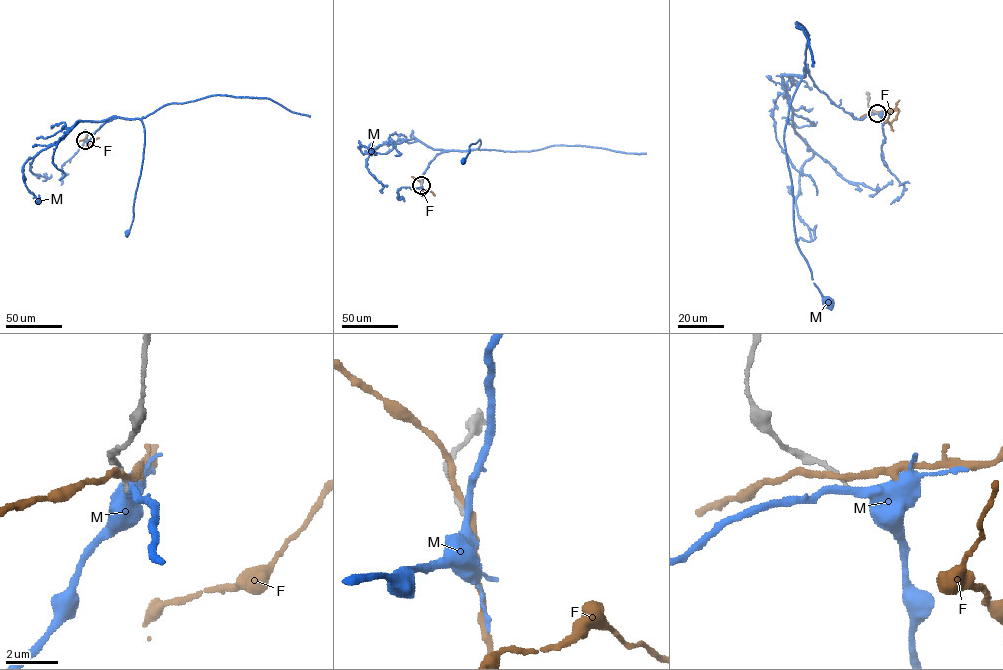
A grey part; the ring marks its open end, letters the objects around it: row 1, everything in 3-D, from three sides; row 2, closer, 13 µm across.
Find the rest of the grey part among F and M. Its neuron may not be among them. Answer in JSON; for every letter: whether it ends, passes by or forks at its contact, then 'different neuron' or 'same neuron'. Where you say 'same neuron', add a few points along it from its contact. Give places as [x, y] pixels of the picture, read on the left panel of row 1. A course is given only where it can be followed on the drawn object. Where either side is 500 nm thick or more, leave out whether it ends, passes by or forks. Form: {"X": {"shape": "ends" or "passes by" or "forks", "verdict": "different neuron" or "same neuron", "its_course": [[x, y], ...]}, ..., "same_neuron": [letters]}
{"F": {"shape": "passes by", "verdict": "different neuron"}, "M": {"shape": "passes by", "verdict": "different neuron"}, "same_neuron": []}

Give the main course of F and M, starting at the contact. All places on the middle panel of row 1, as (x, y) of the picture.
F: (421, 184), (422, 196), (427, 190), (435, 195)
M: (421, 185), (425, 170), (438, 154), (477, 149), (479, 139), (470, 145), (463, 160)

